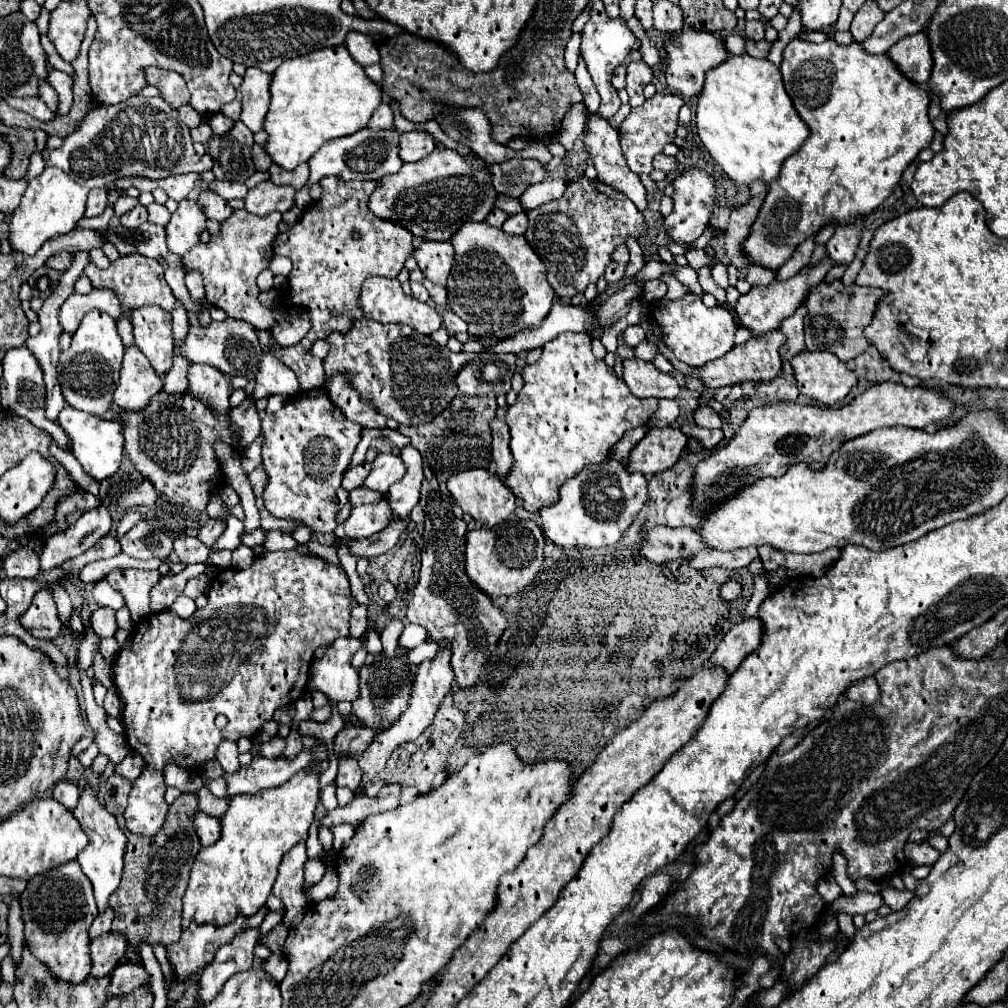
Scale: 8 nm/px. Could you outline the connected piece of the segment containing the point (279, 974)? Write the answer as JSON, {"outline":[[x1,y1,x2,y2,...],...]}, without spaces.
{"outline":[[271,954,267,960,265,960,265,972,273,978,273,980,277,980,277,982,281,982,283,978,285,978,285,972,287,972,287,958,283,958,283,954]]}

